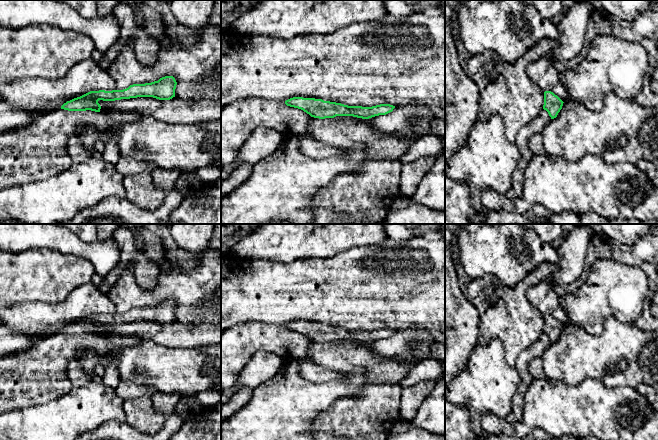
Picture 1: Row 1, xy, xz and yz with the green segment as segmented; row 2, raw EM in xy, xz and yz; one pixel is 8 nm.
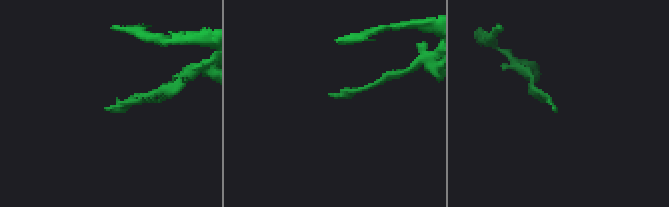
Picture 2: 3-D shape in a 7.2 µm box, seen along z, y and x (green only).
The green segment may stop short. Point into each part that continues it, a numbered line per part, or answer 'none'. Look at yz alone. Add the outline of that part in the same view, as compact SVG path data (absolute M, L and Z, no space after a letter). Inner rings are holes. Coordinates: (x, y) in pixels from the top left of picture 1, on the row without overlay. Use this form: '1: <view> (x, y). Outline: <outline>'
1: yz (536, 350). Outline: M542 333L538 341L520 353L515 369L524 383L528 384L532 379L528 371L528 366L531 361L535 358L542 358L545 350L550 344L551 341L548 336Z

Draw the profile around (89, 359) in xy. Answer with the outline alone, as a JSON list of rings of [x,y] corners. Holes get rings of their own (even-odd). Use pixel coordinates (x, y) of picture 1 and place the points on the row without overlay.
[[[83,349],[76,359],[81,362],[81,368],[86,373],[92,373],[97,365],[105,367],[107,363],[106,357],[86,349]]]

